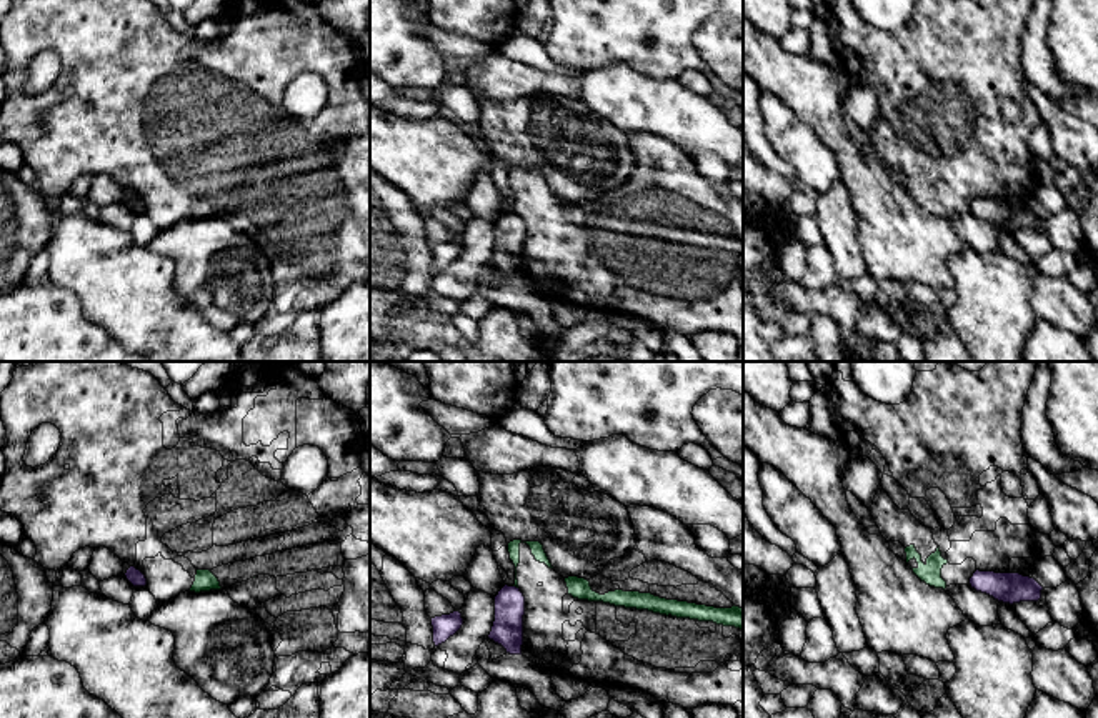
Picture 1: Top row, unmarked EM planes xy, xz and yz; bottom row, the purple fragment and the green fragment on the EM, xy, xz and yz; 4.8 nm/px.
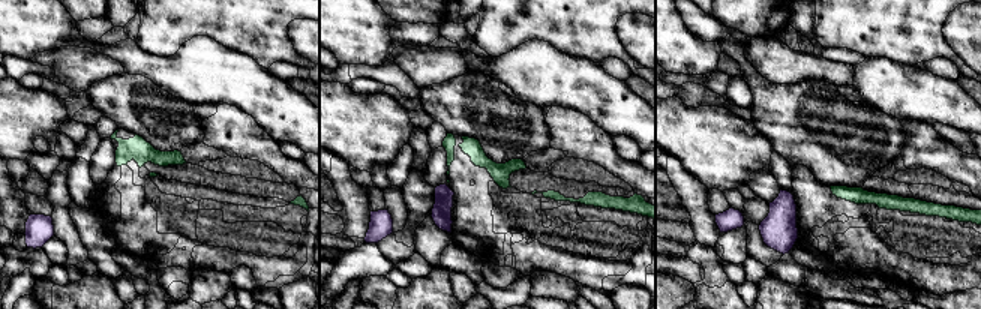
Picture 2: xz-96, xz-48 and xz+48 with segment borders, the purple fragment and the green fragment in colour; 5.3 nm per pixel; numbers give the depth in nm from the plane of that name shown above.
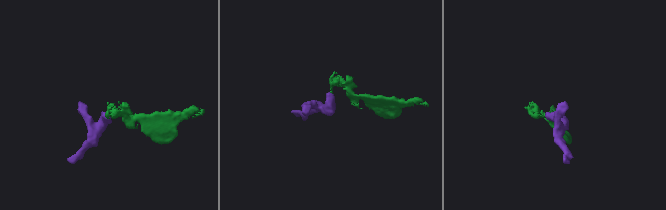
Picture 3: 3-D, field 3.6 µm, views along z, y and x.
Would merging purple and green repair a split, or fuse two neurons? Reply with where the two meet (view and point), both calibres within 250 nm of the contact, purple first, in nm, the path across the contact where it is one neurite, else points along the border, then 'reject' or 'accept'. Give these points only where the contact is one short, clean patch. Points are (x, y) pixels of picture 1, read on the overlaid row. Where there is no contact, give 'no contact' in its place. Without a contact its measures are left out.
meets purple in xz at (515, 587); 150 nm thick on the purple side, 60 nm on the other; border along xz (514, 585), (517, 588); reject

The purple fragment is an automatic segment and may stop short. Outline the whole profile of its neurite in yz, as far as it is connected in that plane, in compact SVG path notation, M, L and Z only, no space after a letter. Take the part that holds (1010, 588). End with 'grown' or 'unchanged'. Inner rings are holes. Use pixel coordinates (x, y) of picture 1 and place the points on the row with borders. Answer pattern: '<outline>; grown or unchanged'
M976 570L970 578L971 588L986 593L1003 603L1038 601L1043 586L1020 573L995 573Z; unchanged

